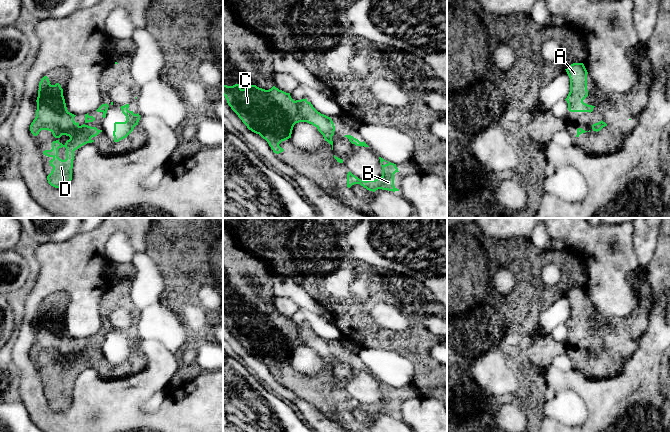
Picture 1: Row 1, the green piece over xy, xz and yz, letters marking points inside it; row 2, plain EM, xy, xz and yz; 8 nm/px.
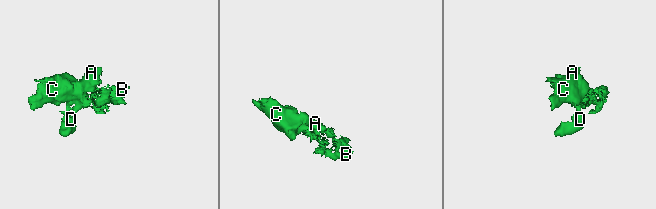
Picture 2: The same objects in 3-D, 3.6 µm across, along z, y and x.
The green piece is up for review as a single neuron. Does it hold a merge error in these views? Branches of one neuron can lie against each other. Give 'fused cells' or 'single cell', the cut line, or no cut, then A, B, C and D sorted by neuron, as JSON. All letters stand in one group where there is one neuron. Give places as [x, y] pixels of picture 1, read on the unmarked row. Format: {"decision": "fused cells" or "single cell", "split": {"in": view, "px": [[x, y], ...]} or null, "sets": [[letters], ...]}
{"decision": "single cell", "split": null, "sets": [["A", "B", "C", "D"]]}

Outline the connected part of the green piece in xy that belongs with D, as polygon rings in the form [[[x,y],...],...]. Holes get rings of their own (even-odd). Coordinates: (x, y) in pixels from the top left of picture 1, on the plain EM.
[[[44,300],[39,307],[36,326],[36,341],[30,349],[30,355],[37,360],[41,354],[48,354],[57,363],[52,366],[52,373],[43,375],[43,378],[53,382],[49,385],[53,393],[47,400],[48,407],[55,412],[63,412],[72,404],[74,375],[87,367],[94,366],[91,362],[102,354],[87,349],[88,346],[95,344],[88,337],[85,338],[83,349],[80,350],[75,346],[76,339],[67,334],[60,308],[51,309],[47,300]],[[62,359],[70,361],[64,369],[58,364]],[[62,371],[66,372],[65,384],[58,381],[58,373]]]

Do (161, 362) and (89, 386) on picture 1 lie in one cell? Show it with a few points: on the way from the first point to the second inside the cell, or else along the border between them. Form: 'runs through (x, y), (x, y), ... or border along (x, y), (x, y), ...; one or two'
runs through (144, 380), (134, 390), (107, 390); one

